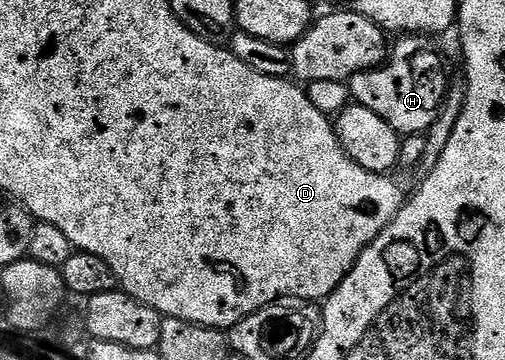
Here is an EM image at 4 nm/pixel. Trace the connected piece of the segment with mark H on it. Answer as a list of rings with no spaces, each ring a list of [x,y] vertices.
[[[407,34],[396,39],[386,61],[378,68],[359,72],[349,81],[352,101],[385,118],[400,137],[427,134],[434,129],[439,111],[447,99],[449,71],[441,57],[435,53],[434,39]]]

